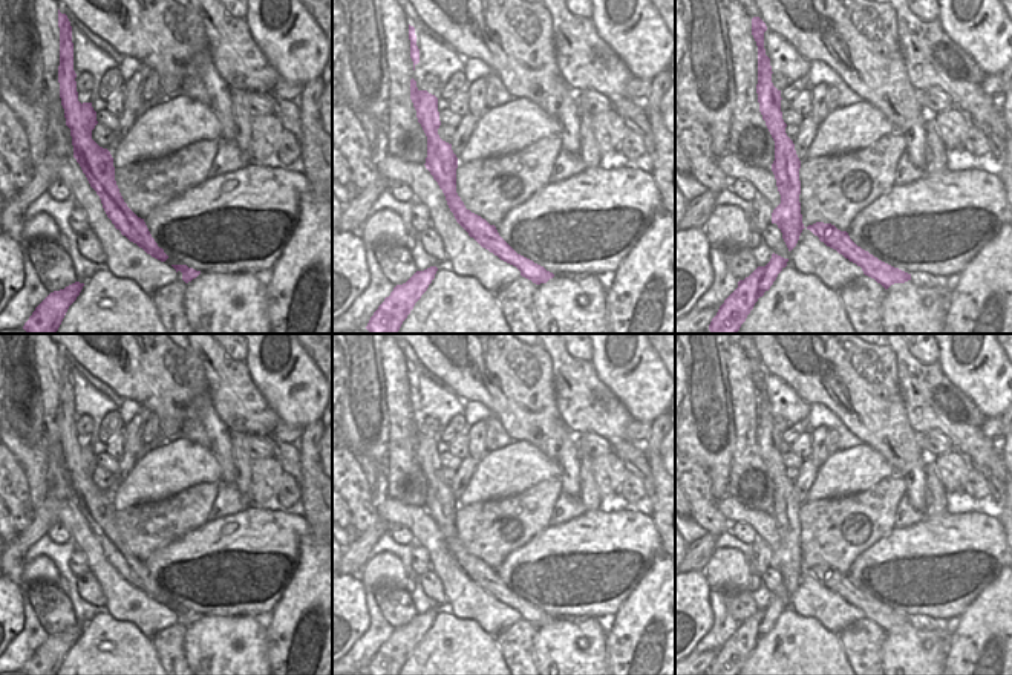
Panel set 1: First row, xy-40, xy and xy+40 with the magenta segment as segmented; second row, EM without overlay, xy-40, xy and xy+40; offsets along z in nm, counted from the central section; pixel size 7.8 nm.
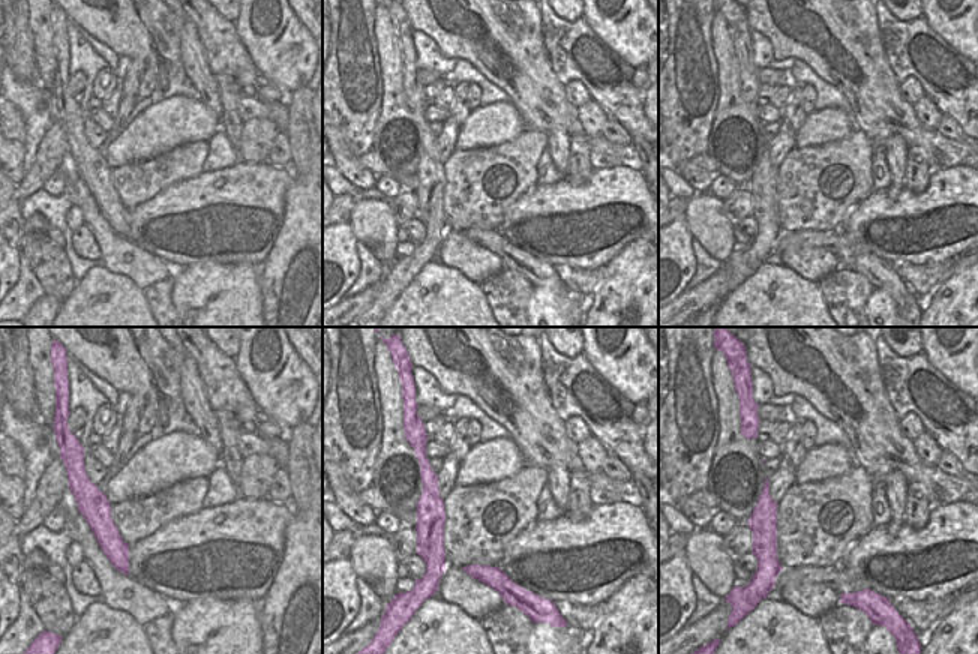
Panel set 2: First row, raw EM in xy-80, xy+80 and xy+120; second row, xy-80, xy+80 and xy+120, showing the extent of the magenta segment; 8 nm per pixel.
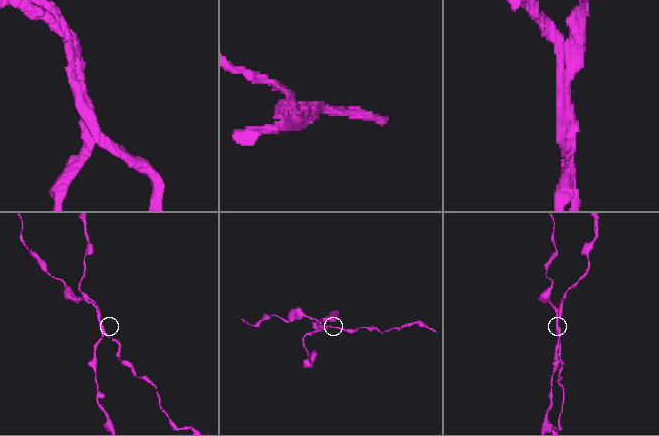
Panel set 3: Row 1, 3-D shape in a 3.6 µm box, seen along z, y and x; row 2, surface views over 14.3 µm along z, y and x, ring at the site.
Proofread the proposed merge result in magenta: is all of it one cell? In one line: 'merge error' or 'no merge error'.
merge error

